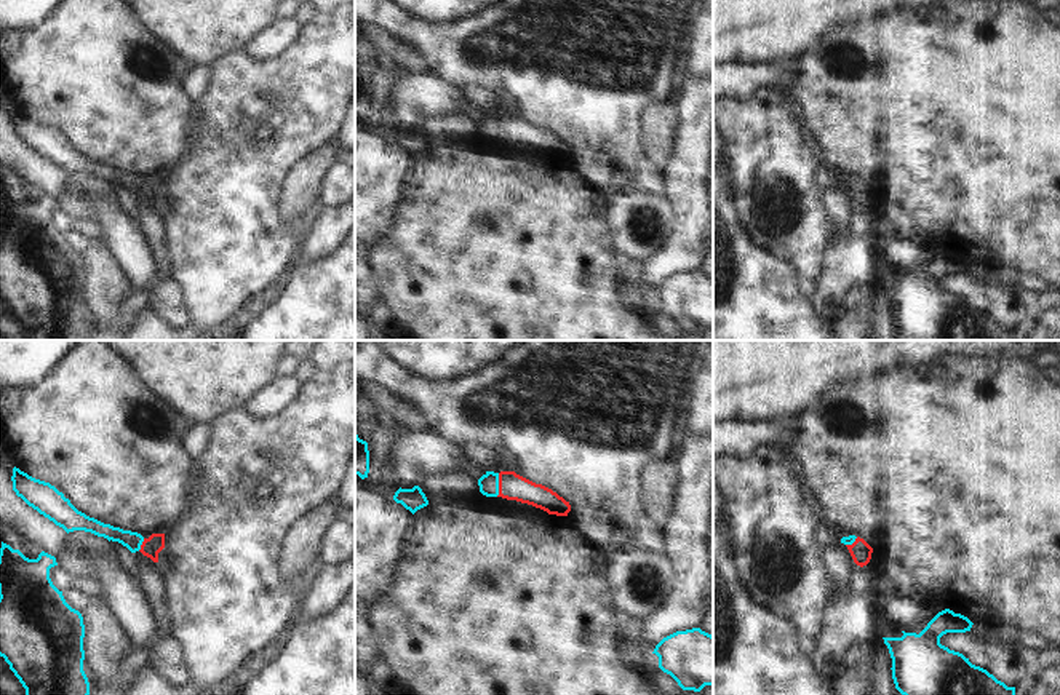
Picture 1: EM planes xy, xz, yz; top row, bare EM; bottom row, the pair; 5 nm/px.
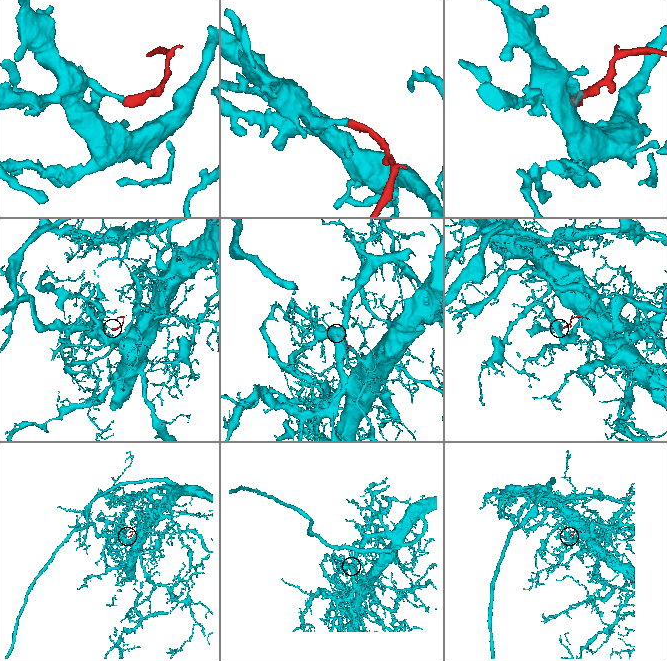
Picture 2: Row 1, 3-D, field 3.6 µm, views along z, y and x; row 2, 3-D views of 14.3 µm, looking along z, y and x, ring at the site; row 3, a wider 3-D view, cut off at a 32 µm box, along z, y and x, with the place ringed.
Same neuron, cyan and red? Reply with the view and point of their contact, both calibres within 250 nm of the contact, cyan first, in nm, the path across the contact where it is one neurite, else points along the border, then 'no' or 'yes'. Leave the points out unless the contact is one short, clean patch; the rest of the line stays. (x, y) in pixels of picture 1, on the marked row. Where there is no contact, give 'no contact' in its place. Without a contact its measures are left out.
contact xz (498, 484); calibres 100 and 140 nm; way xz (488, 483), (498, 484), (512, 486); yes

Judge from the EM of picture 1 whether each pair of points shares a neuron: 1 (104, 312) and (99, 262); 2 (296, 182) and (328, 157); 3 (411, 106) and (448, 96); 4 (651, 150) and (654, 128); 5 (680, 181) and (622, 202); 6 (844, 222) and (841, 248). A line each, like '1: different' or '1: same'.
1: same
2: same
3: same
4: same
5: different
6: different

